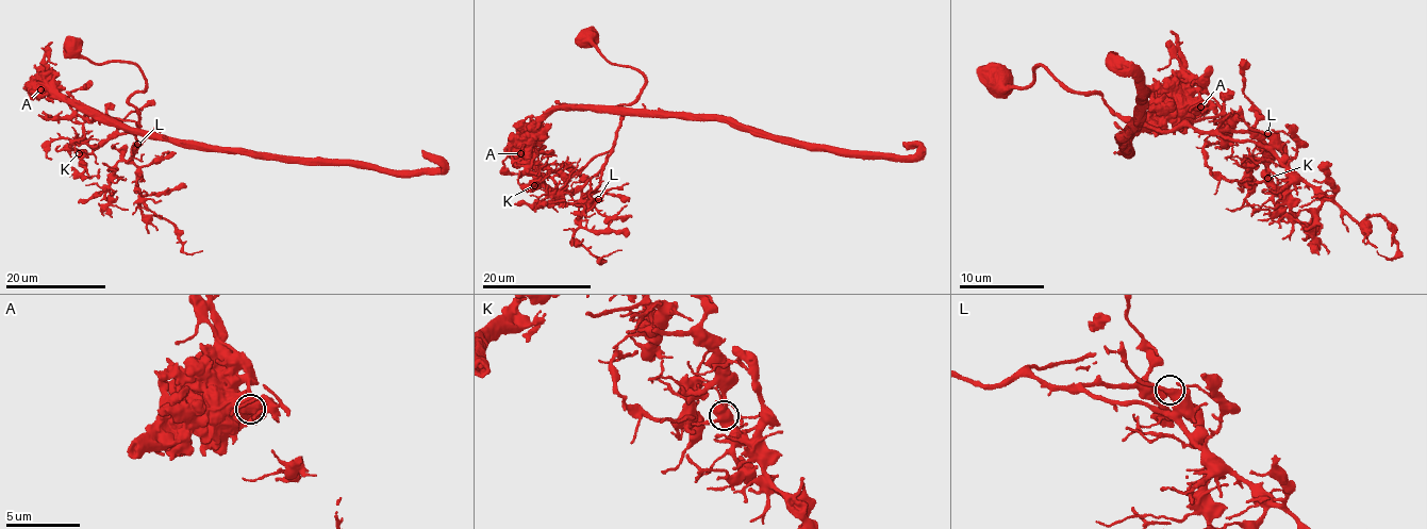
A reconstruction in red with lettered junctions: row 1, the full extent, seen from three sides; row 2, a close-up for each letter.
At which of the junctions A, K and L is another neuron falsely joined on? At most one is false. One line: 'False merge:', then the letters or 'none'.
False merge: A

